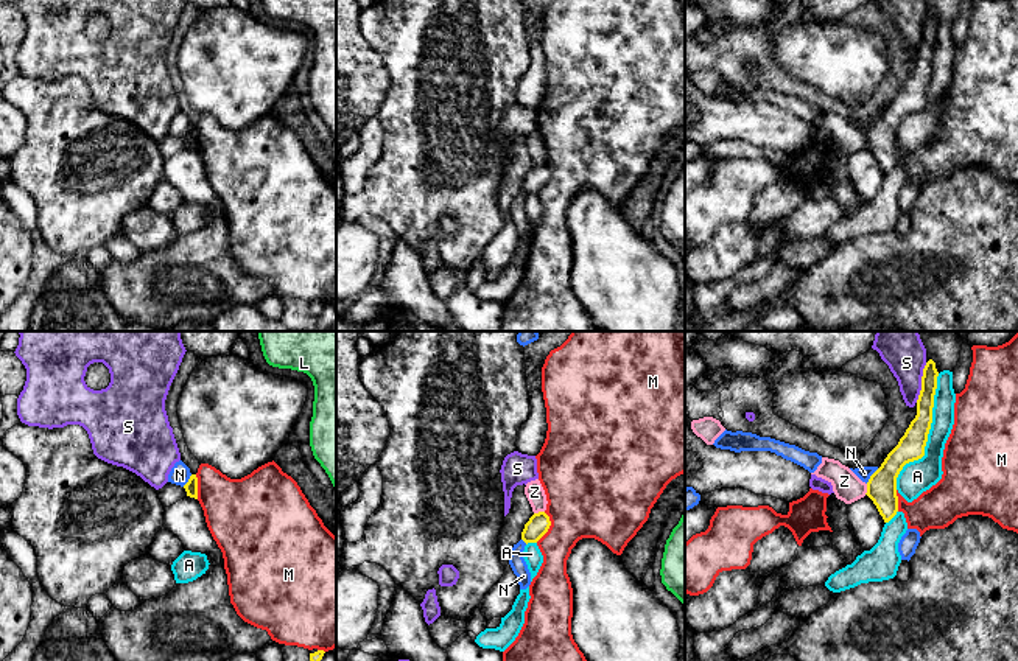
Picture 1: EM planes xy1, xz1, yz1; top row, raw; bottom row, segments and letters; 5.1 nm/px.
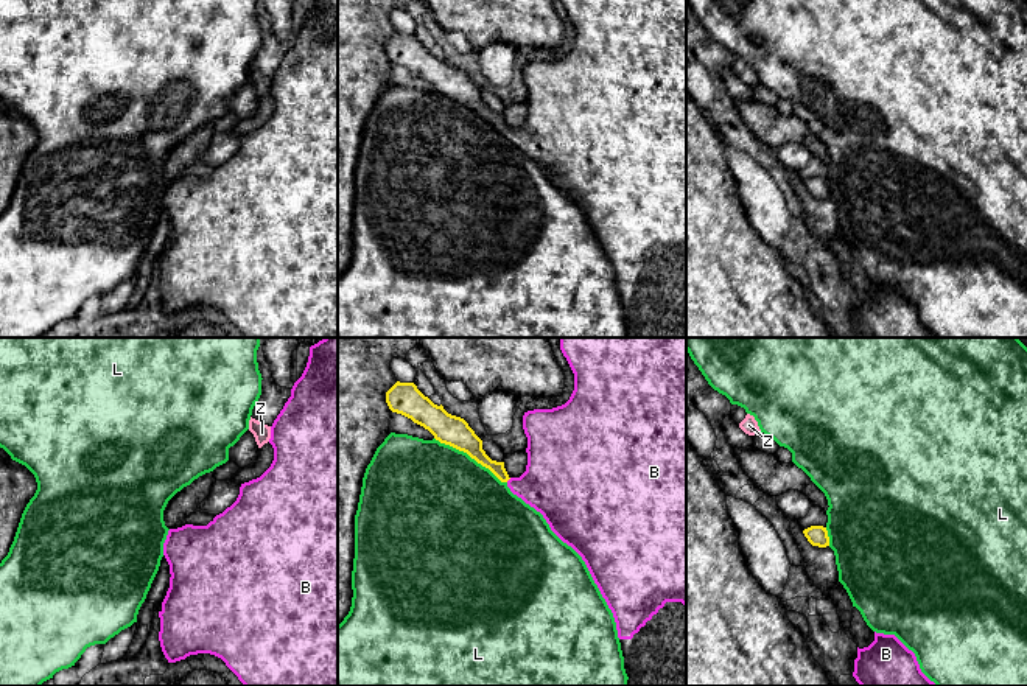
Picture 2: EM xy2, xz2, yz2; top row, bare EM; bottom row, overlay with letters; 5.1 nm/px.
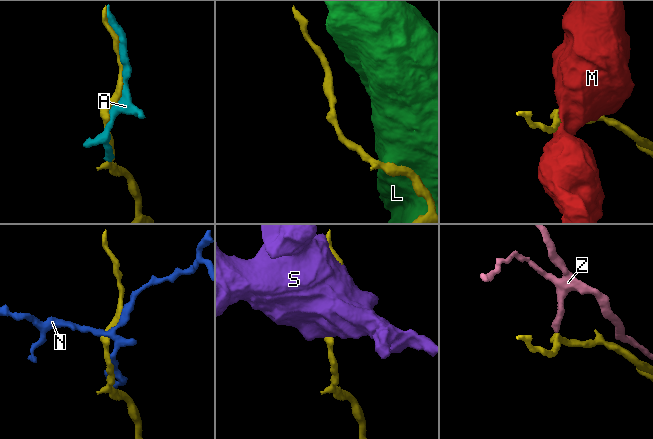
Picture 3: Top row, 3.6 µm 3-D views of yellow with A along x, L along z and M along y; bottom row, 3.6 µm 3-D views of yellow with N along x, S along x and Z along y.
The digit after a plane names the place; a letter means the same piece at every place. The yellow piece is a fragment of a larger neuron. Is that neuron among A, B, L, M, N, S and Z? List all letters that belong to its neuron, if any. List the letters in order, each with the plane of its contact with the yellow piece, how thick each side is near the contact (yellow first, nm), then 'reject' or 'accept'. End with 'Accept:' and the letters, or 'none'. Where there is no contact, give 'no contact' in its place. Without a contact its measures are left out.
A: yz1 | 140/170 nm | reject
B: xz2 | 100/340 nm | accept
L: xz2 | 160/500 nm | reject
M: xz1 | 110/400 nm | reject
N: yz1 | 160/70 nm | reject
S: yz1 | 110/220 nm | reject
Z: xz1 | 110/100 nm | reject
Accept: B

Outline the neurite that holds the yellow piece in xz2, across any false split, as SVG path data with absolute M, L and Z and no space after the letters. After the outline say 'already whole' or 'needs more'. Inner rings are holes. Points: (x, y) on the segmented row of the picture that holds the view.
M560 338L560 350L574 373L574 390L570 400L552 409L534 409L523 415L523 429L528 437L528 465L520 478L510 478L504 462L492 460L482 450L482 440L468 423L448 414L443 406L434 404L414 383L397 381L386 392L386 403L392 412L411 418L428 429L436 440L467 453L489 468L514 495L543 515L551 530L571 546L585 562L594 583L613 613L627 686L686 686L686 338Z; needs more

